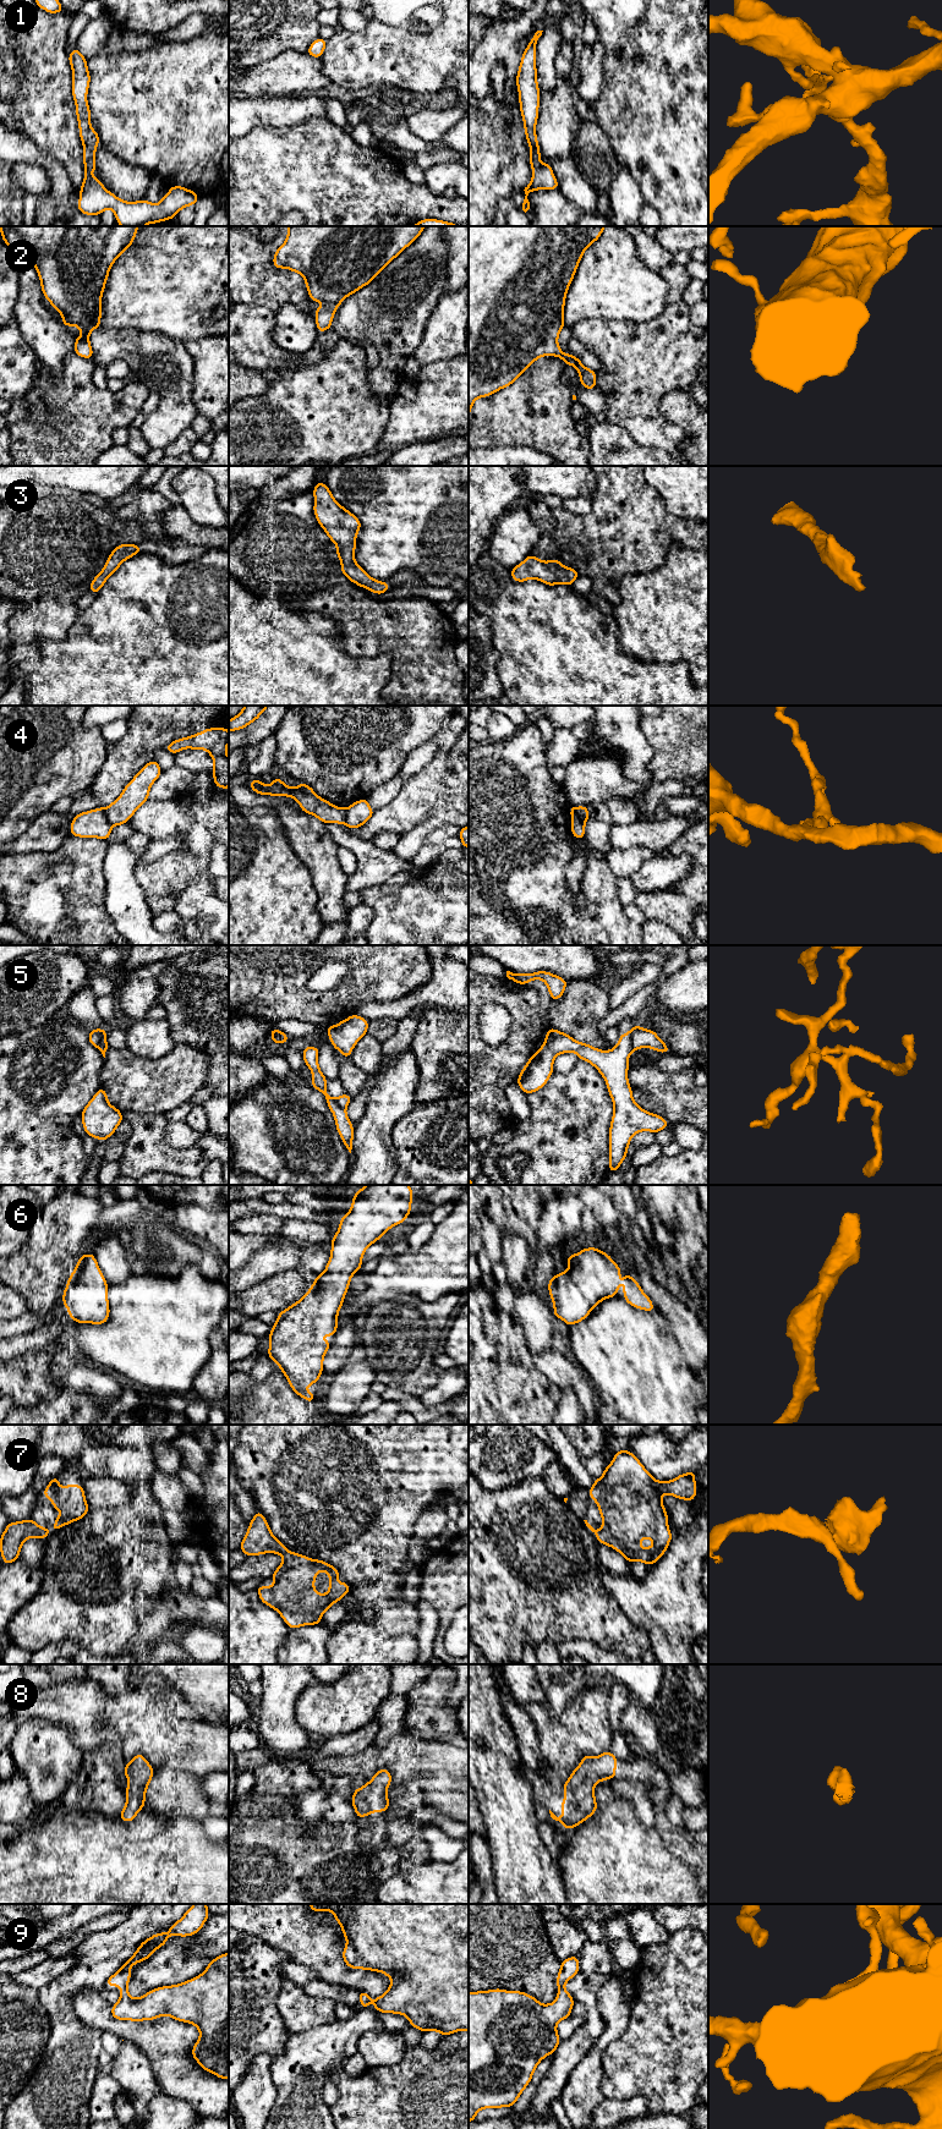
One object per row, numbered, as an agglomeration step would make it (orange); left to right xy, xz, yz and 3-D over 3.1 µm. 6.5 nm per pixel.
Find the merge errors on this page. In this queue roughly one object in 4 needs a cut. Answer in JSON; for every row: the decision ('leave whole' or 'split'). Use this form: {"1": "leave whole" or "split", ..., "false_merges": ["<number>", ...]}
{"1": "leave whole", "2": "leave whole", "3": "leave whole", "4": "split", "5": "split", "6": "leave whole", "7": "leave whole", "8": "leave whole", "9": "leave whole", "false_merges": ["4", "5"]}

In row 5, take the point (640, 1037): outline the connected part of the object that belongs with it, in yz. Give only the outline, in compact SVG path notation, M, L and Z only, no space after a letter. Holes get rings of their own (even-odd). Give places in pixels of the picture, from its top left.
M636 1025L630 1028L628 1035L635 1050L645 1047L661 1053L670 1053L668 1046L662 1042L658 1035L652 1030L647 1030Z

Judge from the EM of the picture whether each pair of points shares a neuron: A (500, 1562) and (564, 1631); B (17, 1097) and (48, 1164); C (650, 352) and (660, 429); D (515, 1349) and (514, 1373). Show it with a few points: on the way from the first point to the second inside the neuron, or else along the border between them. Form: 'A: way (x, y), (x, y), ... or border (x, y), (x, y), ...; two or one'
A: way (518, 1579), (553, 1614); one
B: way (17, 1114), (17, 1134), (31, 1147); one
C: way (650, 372), (650, 410); one
D: way (515, 1355), (516, 1365), (514, 1367); one

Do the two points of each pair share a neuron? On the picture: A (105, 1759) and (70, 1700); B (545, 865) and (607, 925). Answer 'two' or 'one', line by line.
A: two
B: one

